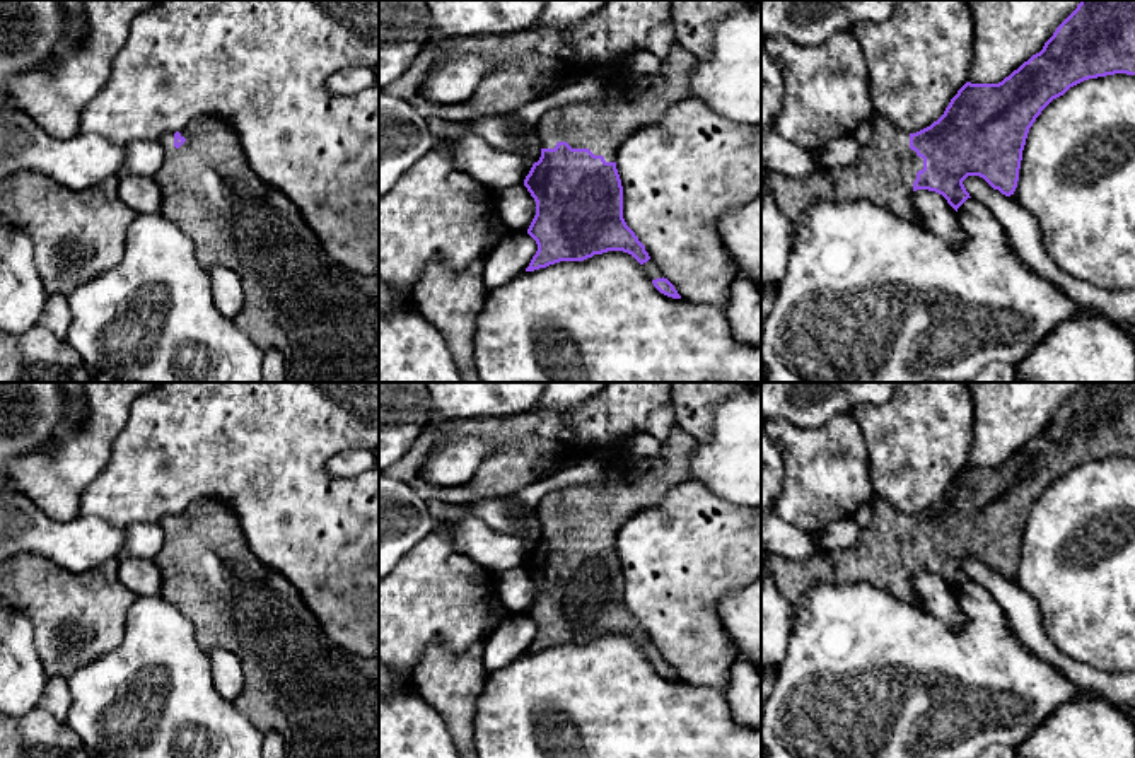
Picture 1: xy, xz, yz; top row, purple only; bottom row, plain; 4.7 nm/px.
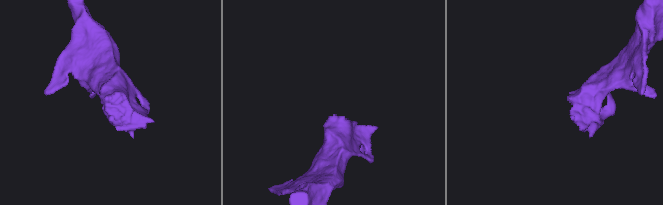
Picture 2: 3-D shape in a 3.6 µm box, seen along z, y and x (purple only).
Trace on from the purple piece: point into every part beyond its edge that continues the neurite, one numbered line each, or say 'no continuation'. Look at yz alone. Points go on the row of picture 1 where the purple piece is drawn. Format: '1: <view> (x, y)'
1: yz (884, 171)

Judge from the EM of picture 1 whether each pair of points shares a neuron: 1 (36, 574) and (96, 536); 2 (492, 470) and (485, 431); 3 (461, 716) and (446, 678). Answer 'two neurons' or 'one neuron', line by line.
1: two neurons
2: one neuron
3: one neuron

